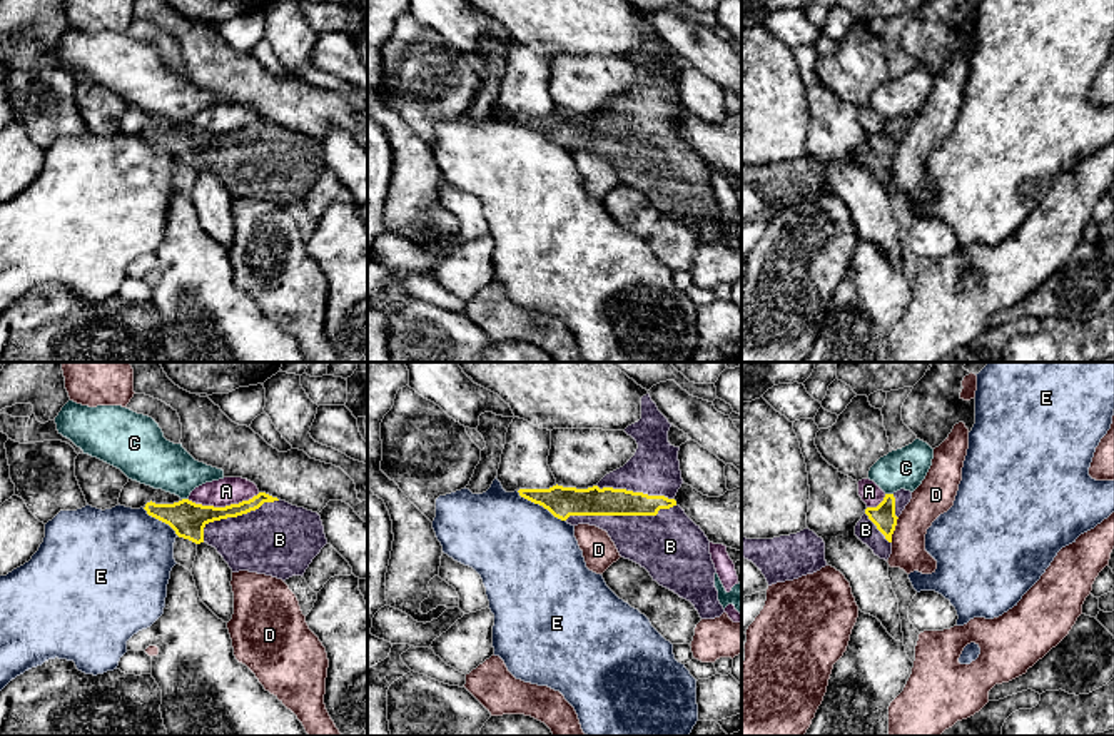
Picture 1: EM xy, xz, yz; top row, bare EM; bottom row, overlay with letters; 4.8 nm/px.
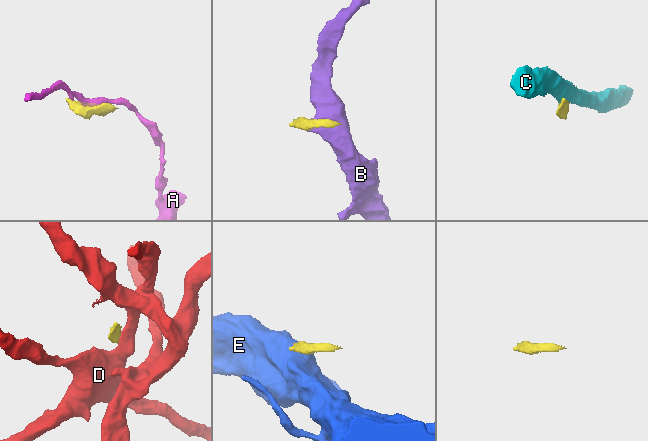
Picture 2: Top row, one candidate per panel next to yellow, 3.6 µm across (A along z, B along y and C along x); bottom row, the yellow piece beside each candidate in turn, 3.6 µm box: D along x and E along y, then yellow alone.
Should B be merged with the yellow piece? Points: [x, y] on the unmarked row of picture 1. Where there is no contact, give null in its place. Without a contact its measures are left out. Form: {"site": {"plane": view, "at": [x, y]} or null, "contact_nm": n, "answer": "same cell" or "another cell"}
{"site": {"plane": "xz", "at": [620, 141]}, "contact_nm": 550, "answer": "same cell"}

